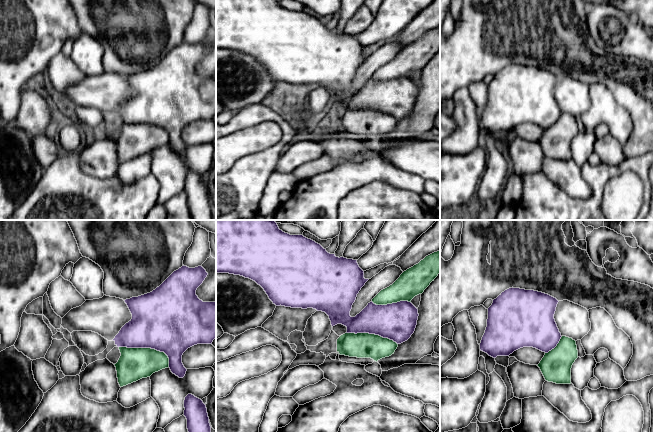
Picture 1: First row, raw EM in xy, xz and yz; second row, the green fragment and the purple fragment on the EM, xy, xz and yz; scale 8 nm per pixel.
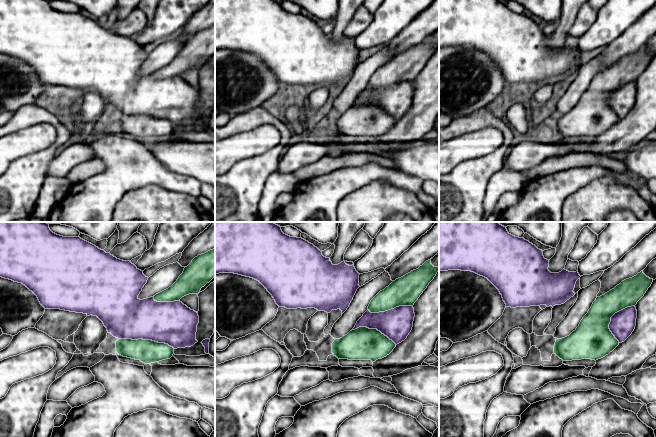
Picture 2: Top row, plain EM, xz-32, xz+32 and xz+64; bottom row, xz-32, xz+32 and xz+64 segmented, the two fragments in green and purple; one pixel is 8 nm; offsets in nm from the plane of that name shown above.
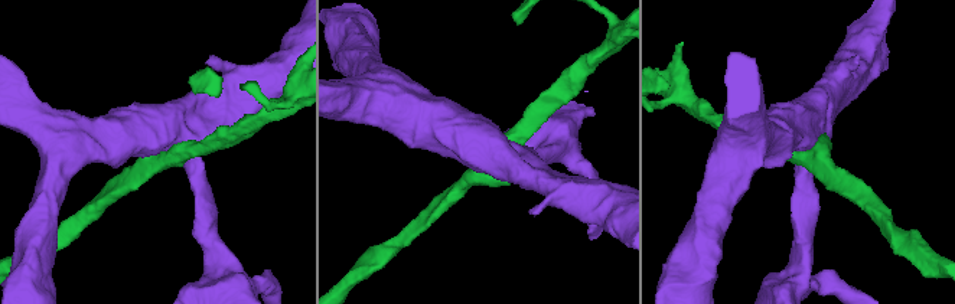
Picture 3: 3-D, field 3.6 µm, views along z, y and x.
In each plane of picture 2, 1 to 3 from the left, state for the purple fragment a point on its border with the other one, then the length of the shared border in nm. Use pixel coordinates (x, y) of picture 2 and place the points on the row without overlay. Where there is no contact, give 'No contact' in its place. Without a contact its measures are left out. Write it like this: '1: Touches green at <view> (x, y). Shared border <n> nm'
1: Touches green at xz-32 (146, 116). Shared border 460 nm
2: Touches green at xz+32 (390, 85). Shared border 360 nm
3: Touches green at xz+64 (610, 94). Shared border 340 nm

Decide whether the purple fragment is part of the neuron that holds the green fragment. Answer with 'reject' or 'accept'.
reject

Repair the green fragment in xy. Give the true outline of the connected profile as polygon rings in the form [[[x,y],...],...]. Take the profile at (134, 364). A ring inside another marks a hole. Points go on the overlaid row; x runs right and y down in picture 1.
[[[119,347],[119,350],[121,356],[114,365],[120,387],[169,367],[169,358],[164,352],[151,348]]]

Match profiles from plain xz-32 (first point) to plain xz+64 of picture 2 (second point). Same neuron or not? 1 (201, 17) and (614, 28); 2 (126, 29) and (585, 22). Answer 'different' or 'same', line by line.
1: different
2: same

